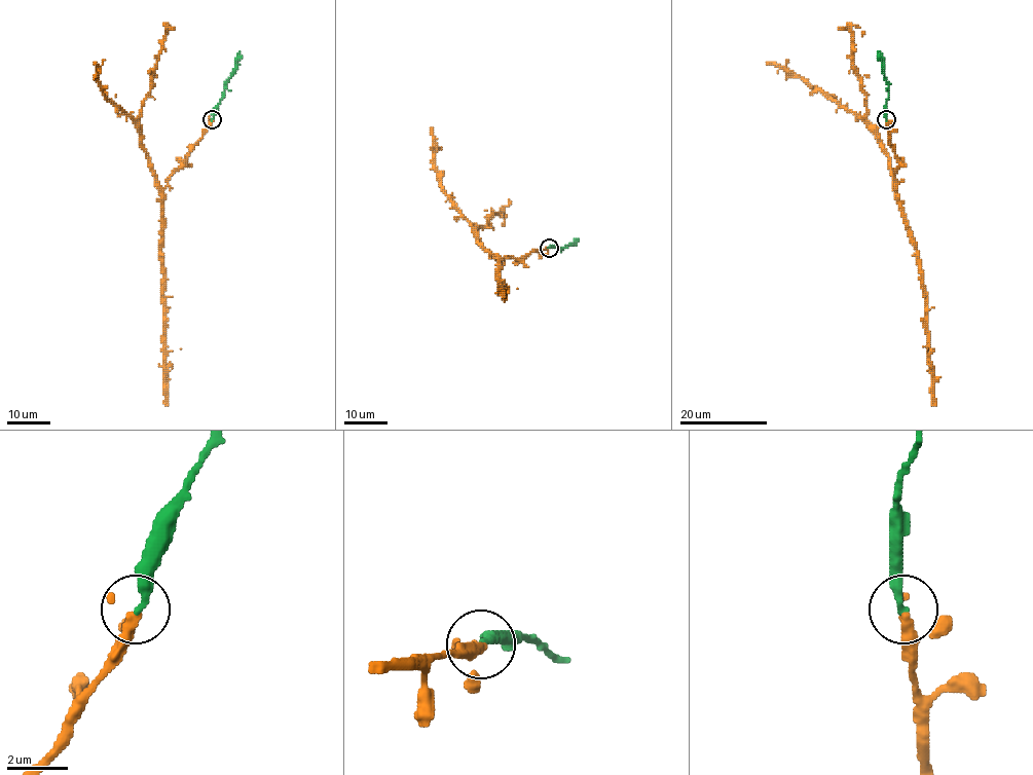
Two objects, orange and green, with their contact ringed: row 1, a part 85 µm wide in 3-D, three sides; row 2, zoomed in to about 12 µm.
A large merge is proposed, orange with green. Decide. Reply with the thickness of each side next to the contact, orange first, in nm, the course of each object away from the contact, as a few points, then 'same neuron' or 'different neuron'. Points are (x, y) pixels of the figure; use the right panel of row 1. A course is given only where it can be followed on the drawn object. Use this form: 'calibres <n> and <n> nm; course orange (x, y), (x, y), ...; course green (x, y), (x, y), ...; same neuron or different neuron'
calibres 280 and 280 nm; course orange (886, 120), (889, 143), (898, 161), (895, 178), (905, 229), (916, 250), (923, 291), (935, 405); course green (886, 119), (888, 82), (878, 50); same neuron

